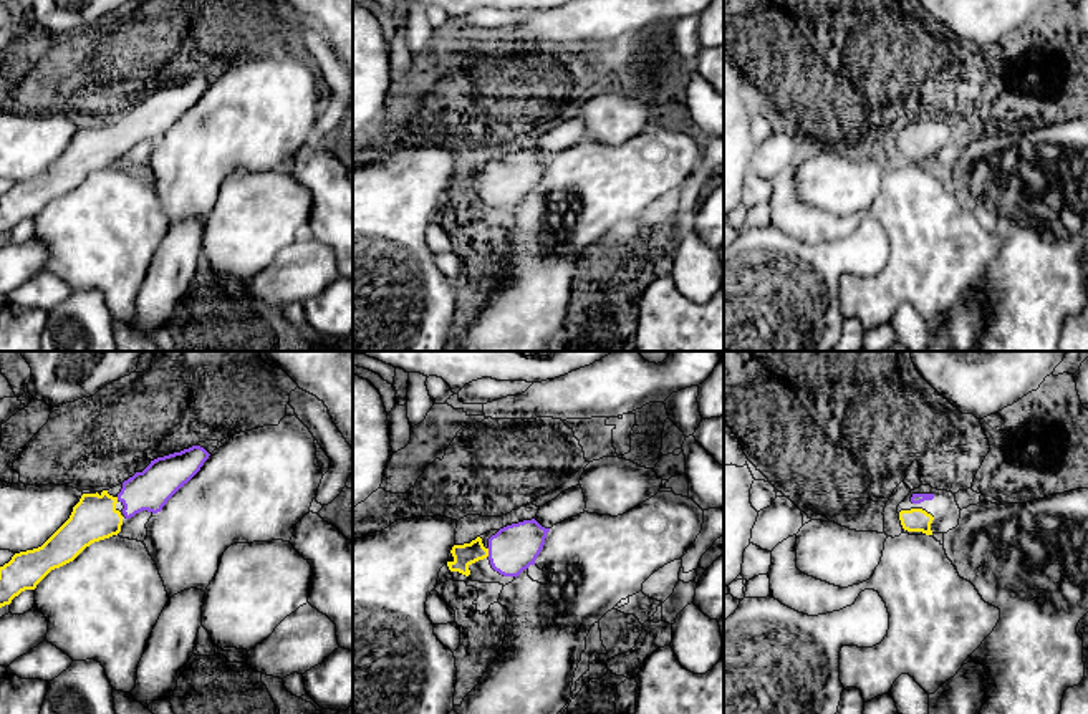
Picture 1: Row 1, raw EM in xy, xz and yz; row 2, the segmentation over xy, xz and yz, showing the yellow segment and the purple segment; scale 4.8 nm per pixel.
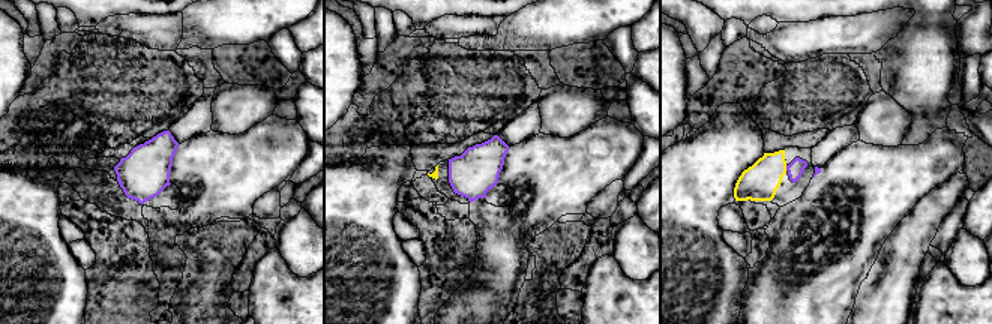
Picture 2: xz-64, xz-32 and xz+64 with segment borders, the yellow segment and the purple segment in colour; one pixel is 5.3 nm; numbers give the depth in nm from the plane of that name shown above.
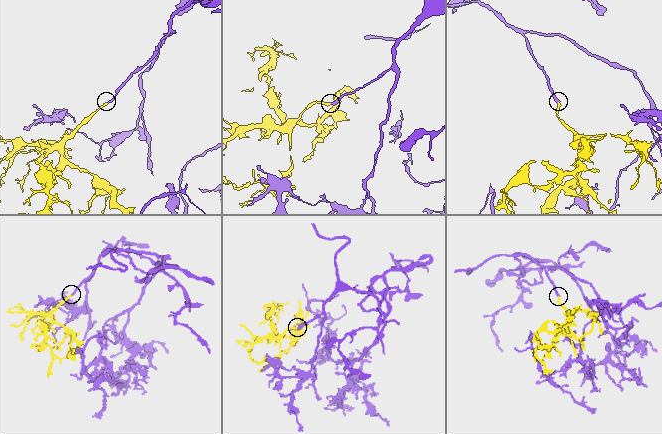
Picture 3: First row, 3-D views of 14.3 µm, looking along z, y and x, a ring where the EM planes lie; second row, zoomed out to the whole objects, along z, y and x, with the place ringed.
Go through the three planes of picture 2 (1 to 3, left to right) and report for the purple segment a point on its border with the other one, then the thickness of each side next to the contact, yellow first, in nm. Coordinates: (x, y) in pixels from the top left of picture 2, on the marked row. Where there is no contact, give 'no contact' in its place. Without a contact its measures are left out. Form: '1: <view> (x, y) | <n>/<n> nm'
1: no contact
2: no contact
3: xz+64 (785, 168) | 200/90 nm

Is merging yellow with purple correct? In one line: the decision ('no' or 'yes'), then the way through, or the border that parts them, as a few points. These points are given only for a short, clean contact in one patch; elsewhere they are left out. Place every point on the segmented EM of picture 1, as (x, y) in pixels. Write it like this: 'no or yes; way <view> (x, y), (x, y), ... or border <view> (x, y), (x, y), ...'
yes; way xz (467, 554), (487, 552), (509, 552), (515, 547)

